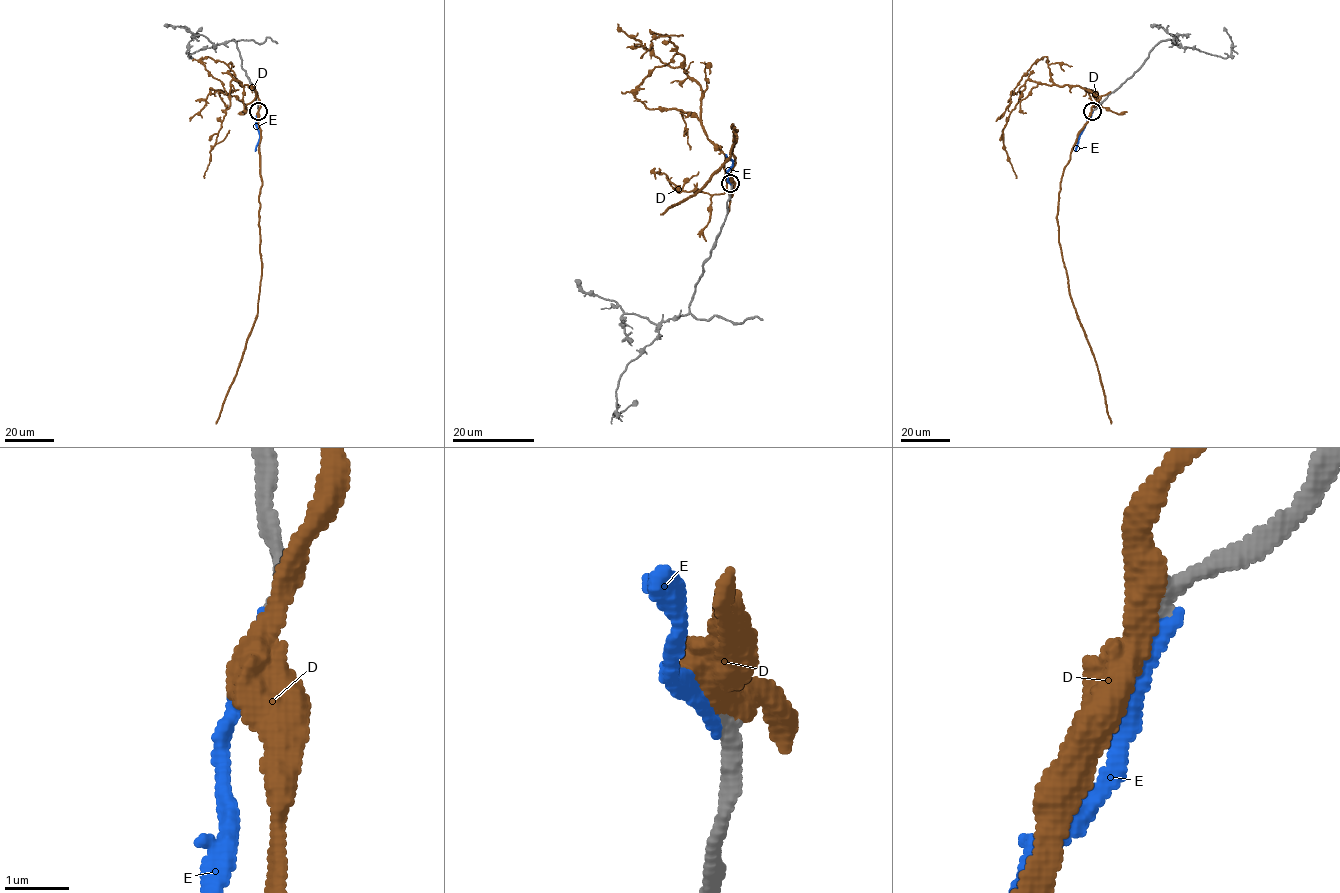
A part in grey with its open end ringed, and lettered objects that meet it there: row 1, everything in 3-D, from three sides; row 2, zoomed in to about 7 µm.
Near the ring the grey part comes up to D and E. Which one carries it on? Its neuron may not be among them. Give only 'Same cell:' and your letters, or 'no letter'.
Same cell: E

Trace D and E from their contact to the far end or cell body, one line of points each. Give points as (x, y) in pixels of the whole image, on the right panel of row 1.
D: (1092, 111), (1077, 136), (1063, 170), (1057, 216), (1069, 295), (1098, 370), (1111, 424)
E: (1093, 111), (1075, 151)

